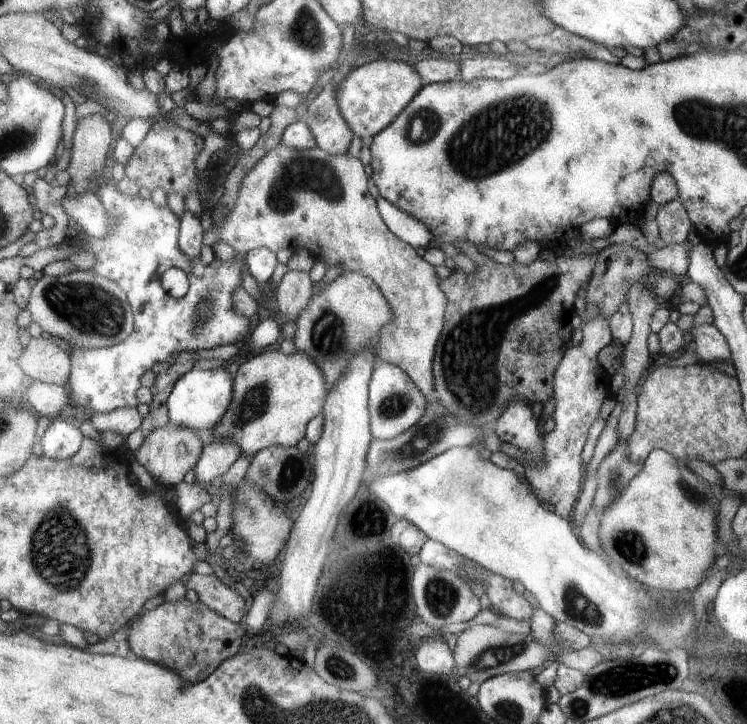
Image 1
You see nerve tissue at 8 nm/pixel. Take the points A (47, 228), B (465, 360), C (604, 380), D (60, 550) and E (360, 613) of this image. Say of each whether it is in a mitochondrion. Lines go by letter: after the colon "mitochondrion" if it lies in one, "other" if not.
A: other
B: mitochondrion
C: other
D: mitochondrion
E: other

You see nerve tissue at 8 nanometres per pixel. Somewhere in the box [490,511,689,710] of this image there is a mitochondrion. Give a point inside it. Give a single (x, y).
(630, 546)

